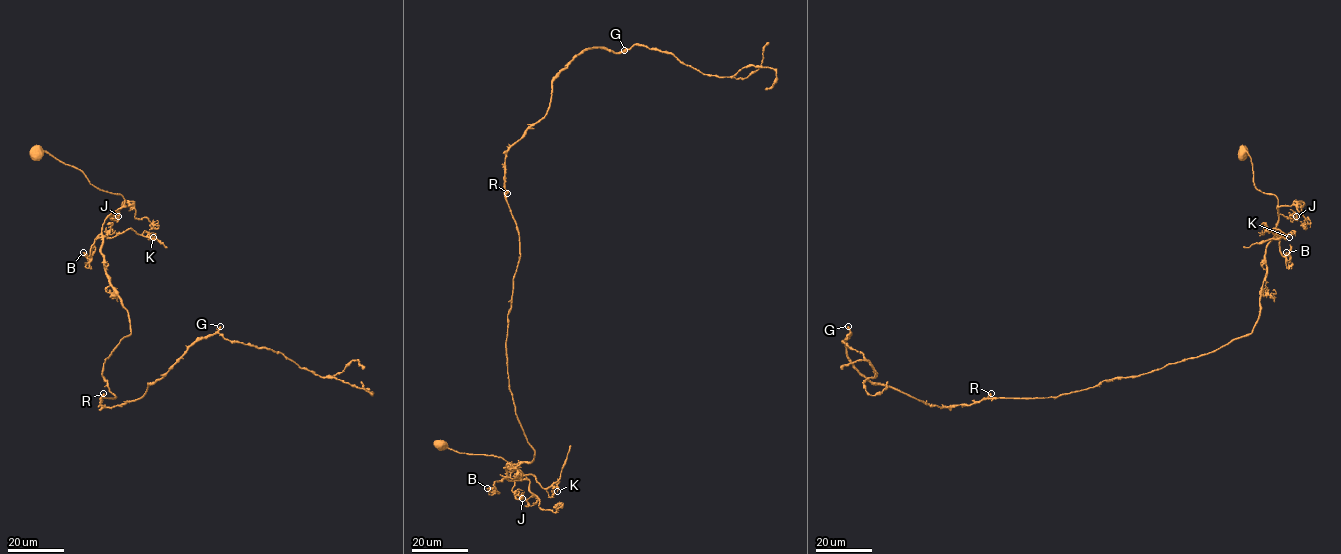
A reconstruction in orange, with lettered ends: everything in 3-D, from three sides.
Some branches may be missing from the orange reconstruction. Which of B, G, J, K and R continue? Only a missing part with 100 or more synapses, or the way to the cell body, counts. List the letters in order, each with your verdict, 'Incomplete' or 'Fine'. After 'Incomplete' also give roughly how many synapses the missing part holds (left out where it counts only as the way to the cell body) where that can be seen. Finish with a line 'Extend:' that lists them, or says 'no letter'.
B: Fine
G: Incomplete. Roughly 250 synapses
J: Fine
K: Fine
R: Fine
Extend: G

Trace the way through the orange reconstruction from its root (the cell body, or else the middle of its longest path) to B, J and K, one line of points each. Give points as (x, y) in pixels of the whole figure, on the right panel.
B: (1243, 152), (1250, 157), (1254, 186), (1278, 200), (1276, 234), (1285, 258), (1286, 252)
J: (1243, 152), (1250, 157), (1254, 186), (1276, 197), (1279, 214), (1297, 219), (1296, 216)
K: (1243, 152), (1250, 157), (1254, 186), (1278, 200), (1276, 237), (1273, 233), (1277, 228), (1289, 237)

